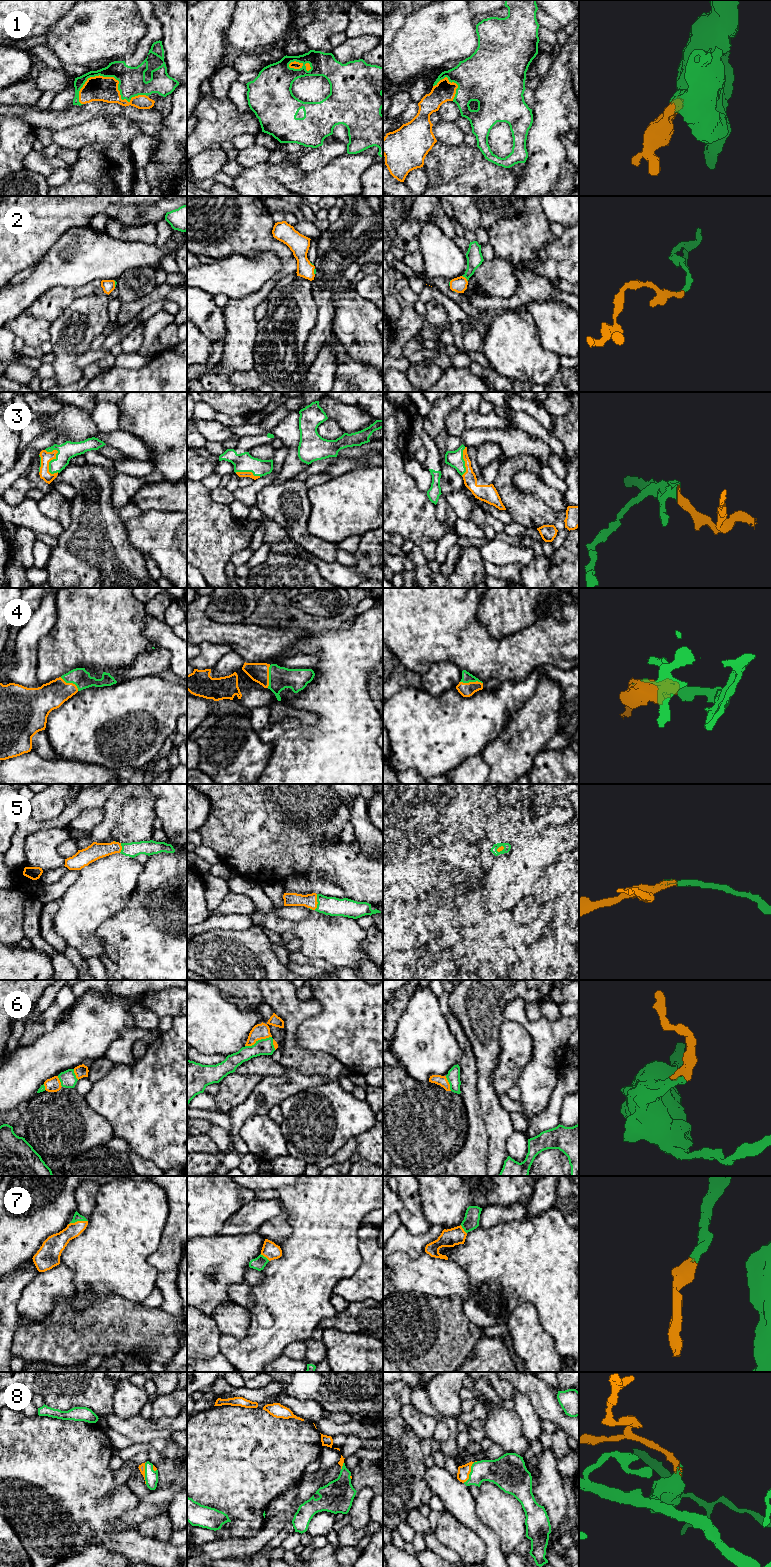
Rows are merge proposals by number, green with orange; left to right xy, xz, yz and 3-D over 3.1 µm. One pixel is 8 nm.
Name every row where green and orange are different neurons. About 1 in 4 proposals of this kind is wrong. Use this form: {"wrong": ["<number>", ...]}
{"wrong": []}

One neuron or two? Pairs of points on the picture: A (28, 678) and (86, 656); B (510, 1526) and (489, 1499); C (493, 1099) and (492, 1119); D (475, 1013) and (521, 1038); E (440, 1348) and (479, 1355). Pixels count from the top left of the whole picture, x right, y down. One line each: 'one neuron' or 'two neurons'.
A: two neurons
B: one neuron
C: one neuron
D: two neurons
E: two neurons

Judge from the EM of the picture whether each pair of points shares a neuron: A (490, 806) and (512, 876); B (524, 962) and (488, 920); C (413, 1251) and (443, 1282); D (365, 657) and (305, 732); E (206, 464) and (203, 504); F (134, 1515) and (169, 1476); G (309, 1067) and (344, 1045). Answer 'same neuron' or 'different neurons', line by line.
A: different neurons
B: different neurons
C: different neurons
D: same neuron
E: different neurons
F: same neuron
G: different neurons

